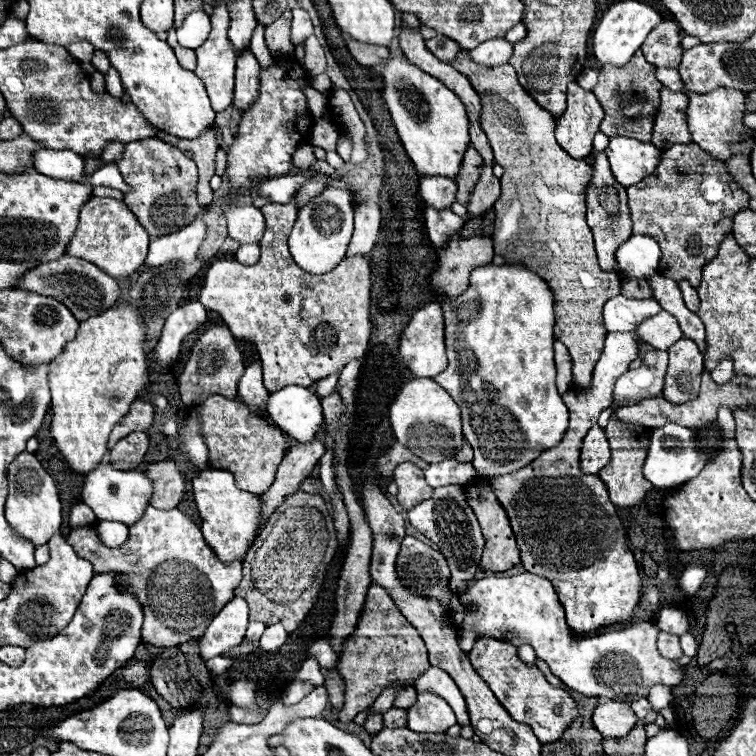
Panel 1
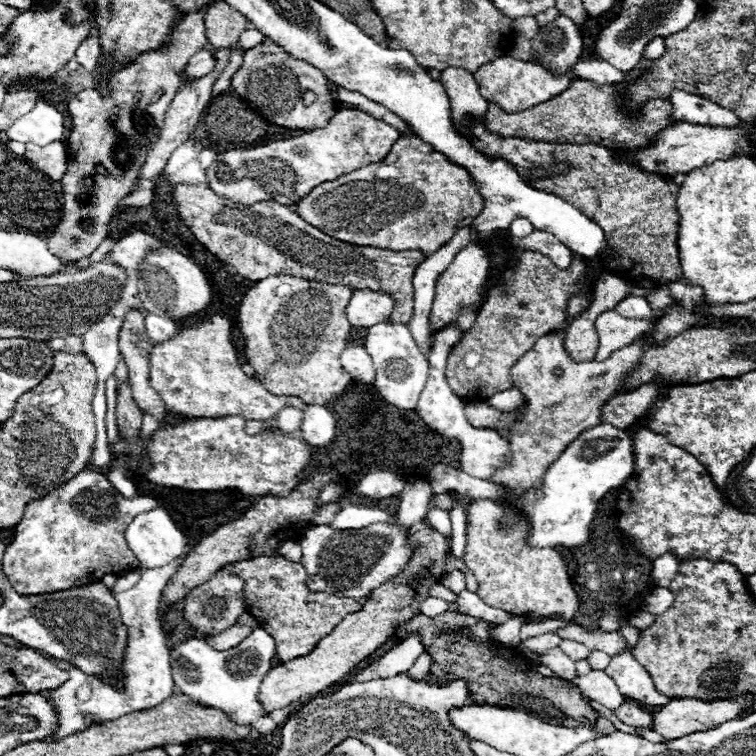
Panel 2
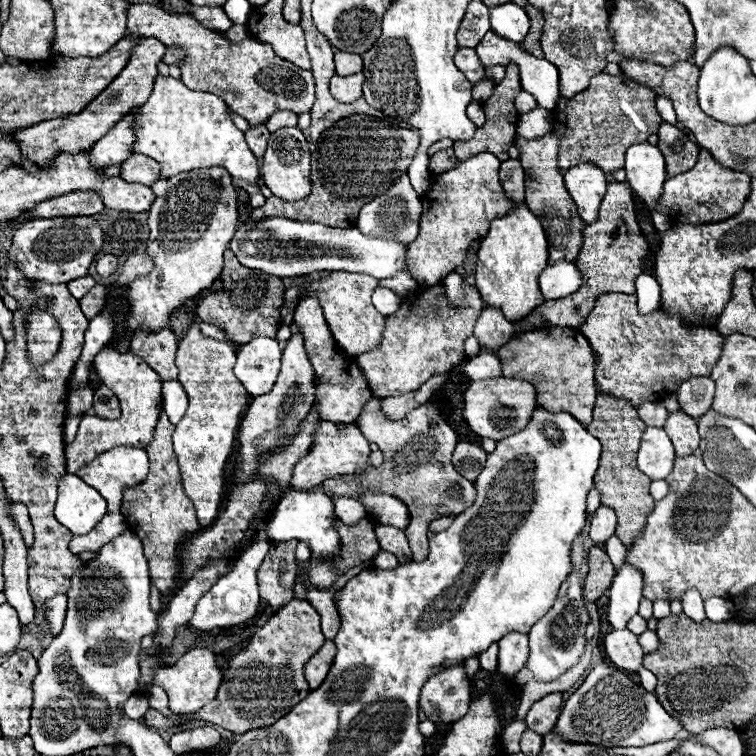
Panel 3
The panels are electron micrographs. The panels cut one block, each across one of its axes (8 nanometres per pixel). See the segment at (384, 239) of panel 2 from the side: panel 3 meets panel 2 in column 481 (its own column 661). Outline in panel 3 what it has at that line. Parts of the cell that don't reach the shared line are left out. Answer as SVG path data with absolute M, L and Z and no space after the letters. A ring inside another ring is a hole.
M700 150L698 162L692 170L672 176L664 182L662 196L656 202L656 210L666 214L674 226L680 226L680 224L700 226L704 222L722 222L726 218L736 216L742 210L748 194L750 194L750 176L748 174L720 166L708 150ZM710 202L716 202L722 210L712 212L708 208Z

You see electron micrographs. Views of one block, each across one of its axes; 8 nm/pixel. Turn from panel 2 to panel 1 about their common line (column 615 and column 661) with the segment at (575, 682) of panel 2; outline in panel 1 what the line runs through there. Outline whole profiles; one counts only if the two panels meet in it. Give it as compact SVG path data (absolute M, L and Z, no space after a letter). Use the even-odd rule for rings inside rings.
M654 684L648 692L648 700L654 708L666 708L672 704L672 688L664 684Z

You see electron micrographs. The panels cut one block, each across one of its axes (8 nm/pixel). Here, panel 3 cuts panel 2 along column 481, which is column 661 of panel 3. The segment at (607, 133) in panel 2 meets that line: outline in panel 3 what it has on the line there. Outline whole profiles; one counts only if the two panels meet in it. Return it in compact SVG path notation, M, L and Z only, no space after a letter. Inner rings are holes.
M598 74L590 80L590 86L584 92L572 98L560 96L556 108L550 112L554 132L560 136L558 150L560 174L584 162L598 166L606 174L624 168L626 148L638 144L640 140L648 140L652 134L658 132L662 118L656 112L654 96L656 94L650 88L634 82L624 74L620 76Z

